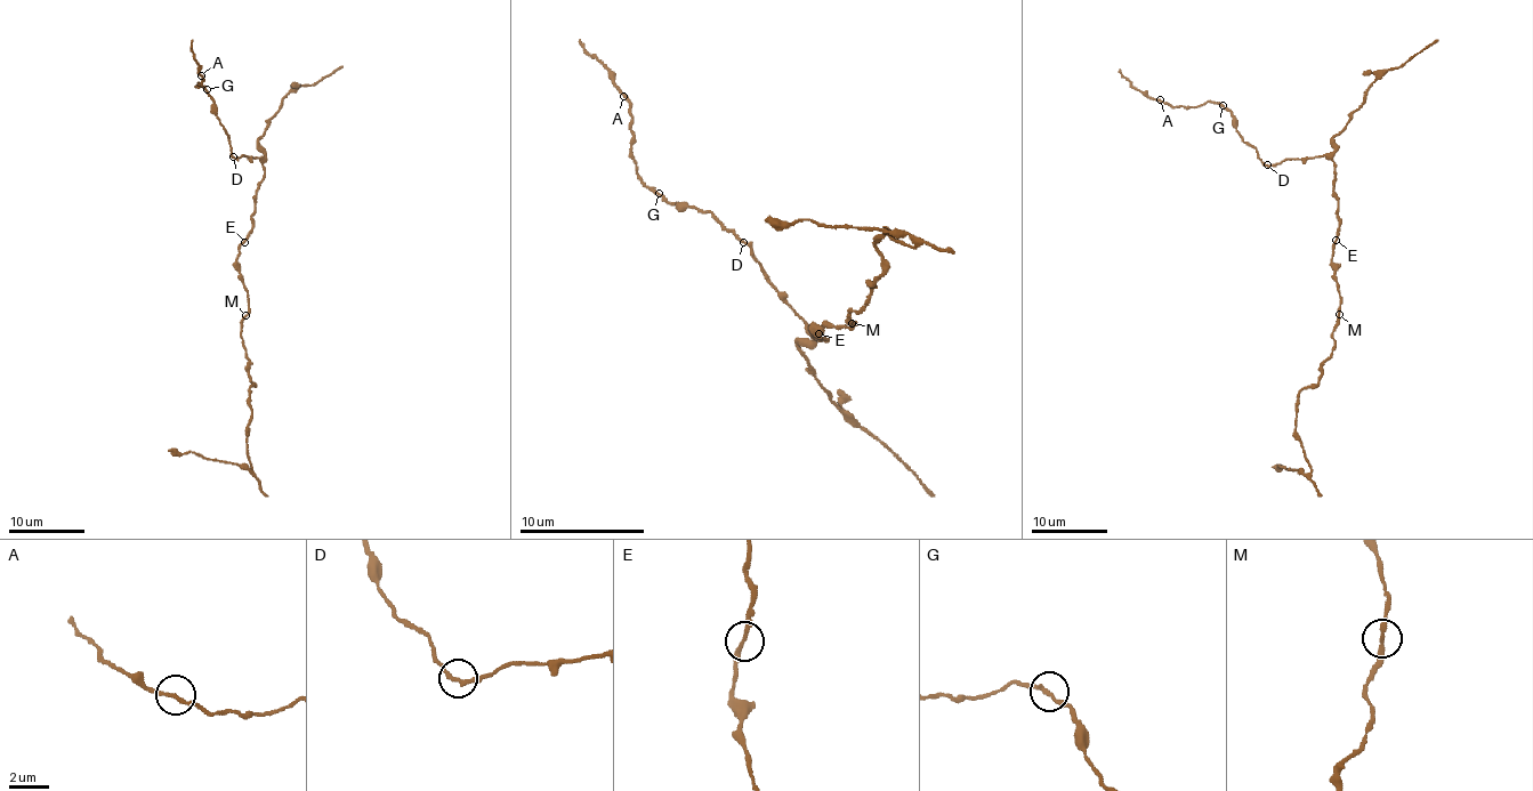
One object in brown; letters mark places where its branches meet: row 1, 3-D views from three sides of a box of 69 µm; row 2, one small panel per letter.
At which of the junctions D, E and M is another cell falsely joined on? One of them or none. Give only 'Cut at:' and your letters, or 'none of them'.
Cut at: none of them

